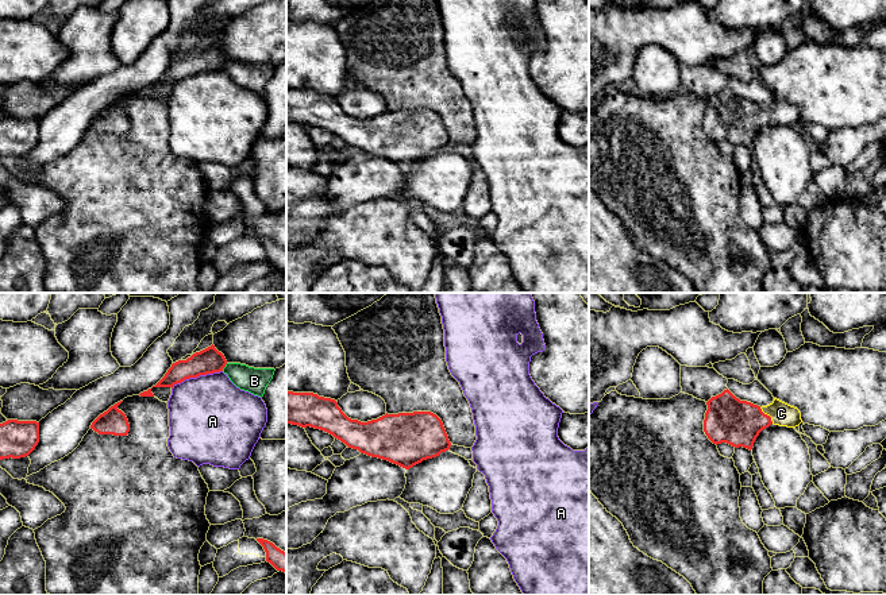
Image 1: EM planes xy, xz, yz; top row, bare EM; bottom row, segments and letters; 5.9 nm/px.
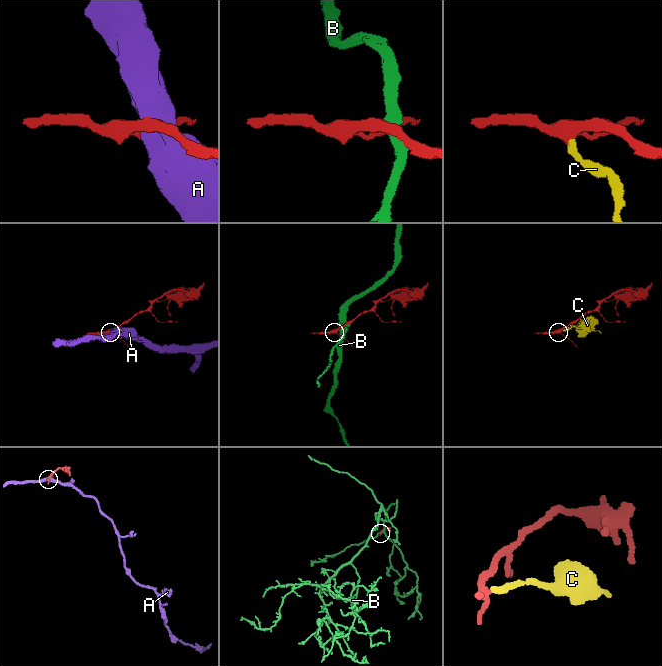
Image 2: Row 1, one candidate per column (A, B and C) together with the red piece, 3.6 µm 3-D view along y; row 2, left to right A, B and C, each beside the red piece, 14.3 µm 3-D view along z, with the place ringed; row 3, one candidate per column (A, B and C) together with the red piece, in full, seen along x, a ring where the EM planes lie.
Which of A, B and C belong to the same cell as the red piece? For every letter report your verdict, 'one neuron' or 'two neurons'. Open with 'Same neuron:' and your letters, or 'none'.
Same neuron: C
A: two neurons
B: two neurons
C: one neuron

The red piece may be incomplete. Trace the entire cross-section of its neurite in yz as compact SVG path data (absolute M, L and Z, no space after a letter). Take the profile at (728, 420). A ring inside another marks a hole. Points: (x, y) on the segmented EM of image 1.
M728 389L708 402L704 432L713 444L727 443L735 448L752 449L759 433L771 424L798 426L801 413L777 398L767 406L740 401Z

